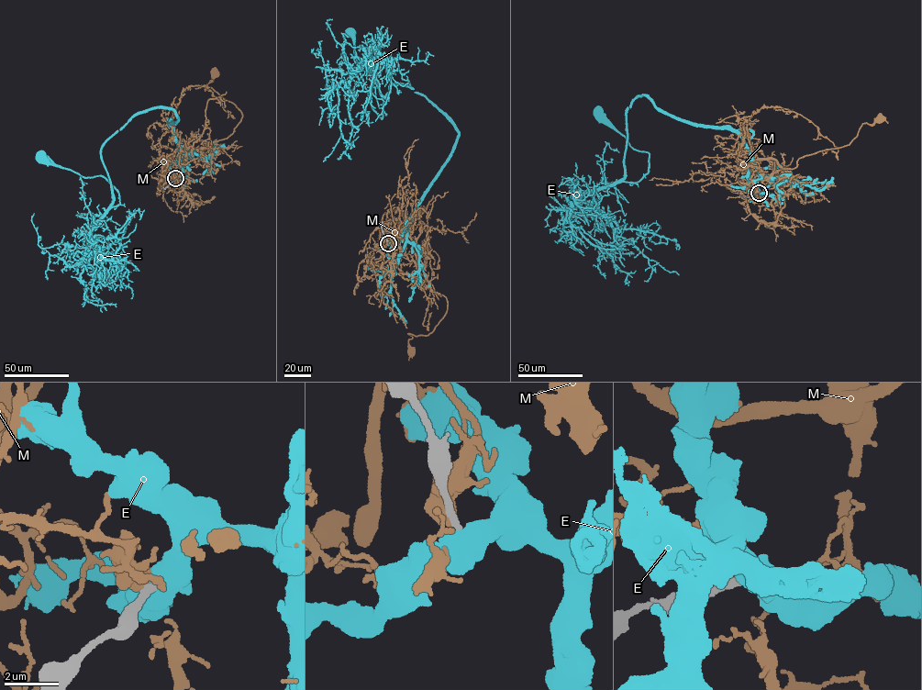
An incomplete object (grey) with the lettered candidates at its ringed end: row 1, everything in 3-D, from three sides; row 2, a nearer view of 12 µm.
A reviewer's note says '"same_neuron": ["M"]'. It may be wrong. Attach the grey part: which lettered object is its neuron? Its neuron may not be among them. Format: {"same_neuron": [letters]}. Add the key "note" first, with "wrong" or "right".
{"note": "wrong", "same_neuron": []}

